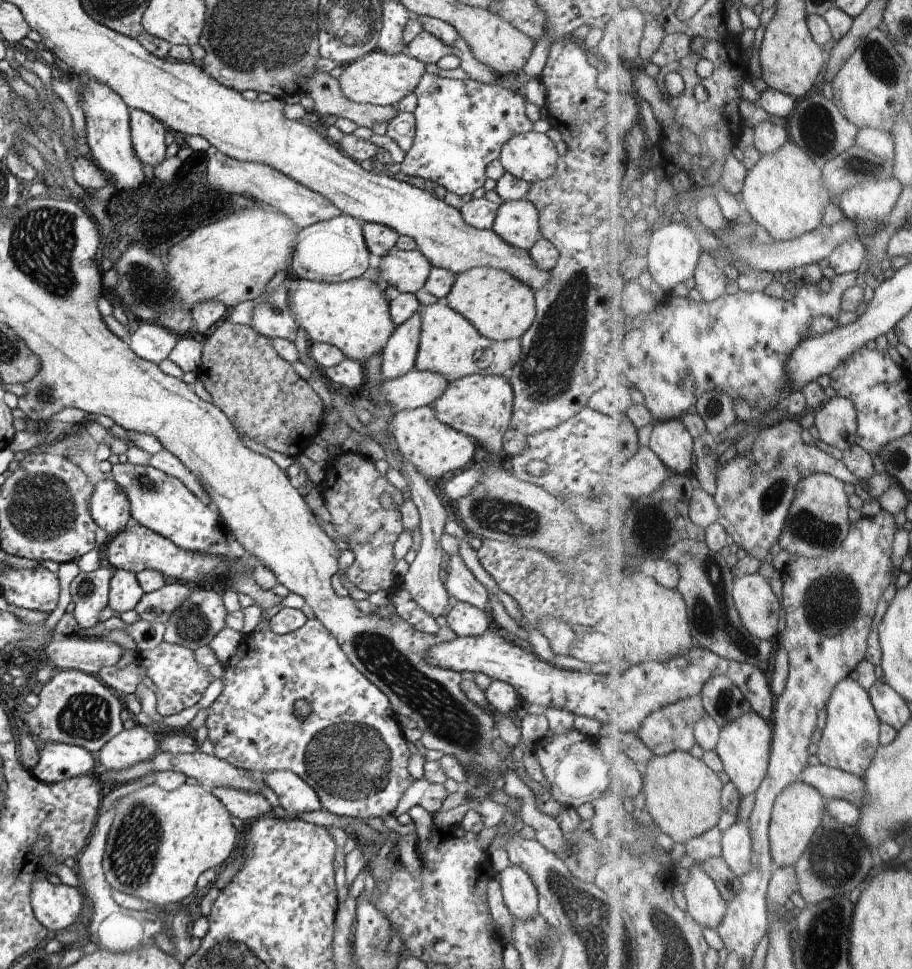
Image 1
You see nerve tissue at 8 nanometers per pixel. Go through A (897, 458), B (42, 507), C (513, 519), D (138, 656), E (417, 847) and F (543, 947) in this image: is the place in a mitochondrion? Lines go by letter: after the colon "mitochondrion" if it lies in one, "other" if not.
A: mitochondrion
B: mitochondrion
C: mitochondrion
D: other
E: other
F: mitochondrion

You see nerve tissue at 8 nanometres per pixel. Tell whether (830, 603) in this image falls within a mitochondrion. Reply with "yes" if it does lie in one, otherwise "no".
yes

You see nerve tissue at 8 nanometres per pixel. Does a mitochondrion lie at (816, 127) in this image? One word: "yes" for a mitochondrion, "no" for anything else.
yes

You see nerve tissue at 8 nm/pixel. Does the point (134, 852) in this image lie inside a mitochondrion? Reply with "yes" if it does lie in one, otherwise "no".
yes

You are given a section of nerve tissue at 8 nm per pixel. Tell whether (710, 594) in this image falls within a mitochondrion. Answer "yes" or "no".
yes

